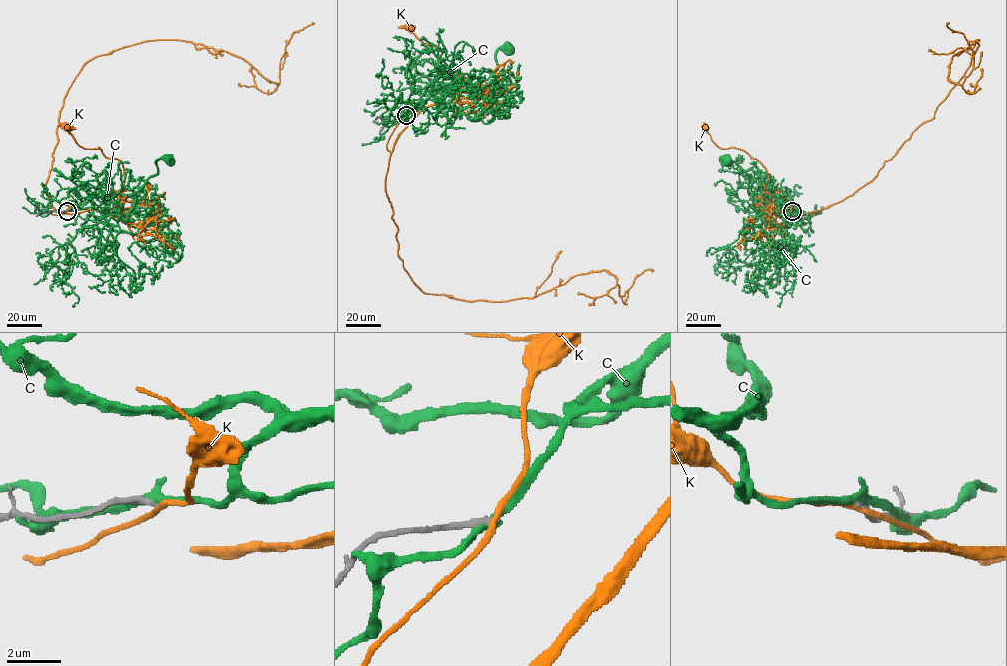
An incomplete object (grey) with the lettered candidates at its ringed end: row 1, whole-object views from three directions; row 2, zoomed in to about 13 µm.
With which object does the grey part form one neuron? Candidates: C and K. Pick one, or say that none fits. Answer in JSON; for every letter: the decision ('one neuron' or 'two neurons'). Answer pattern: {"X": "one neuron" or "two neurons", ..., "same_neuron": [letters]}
{"C": "two neurons", "K": "two neurons", "same_neuron": []}

